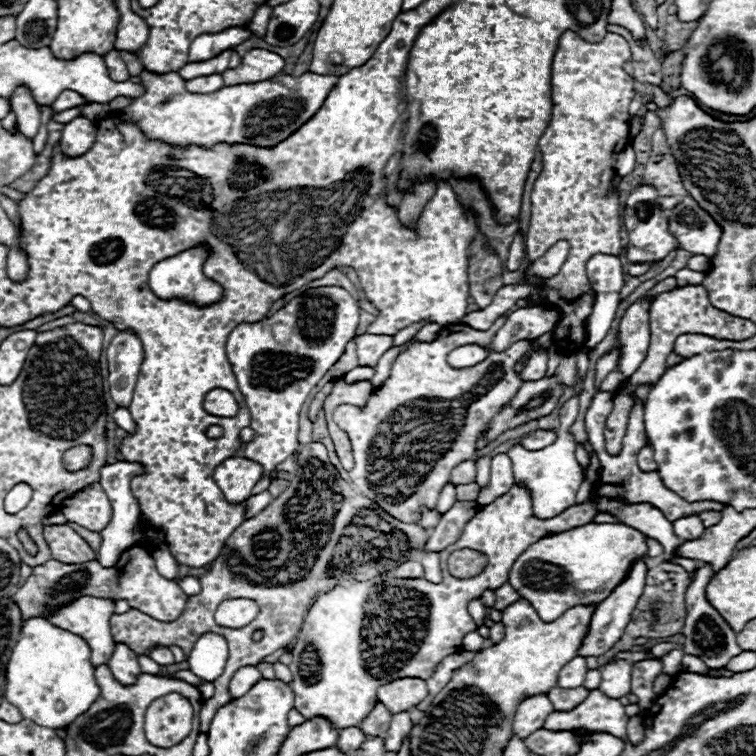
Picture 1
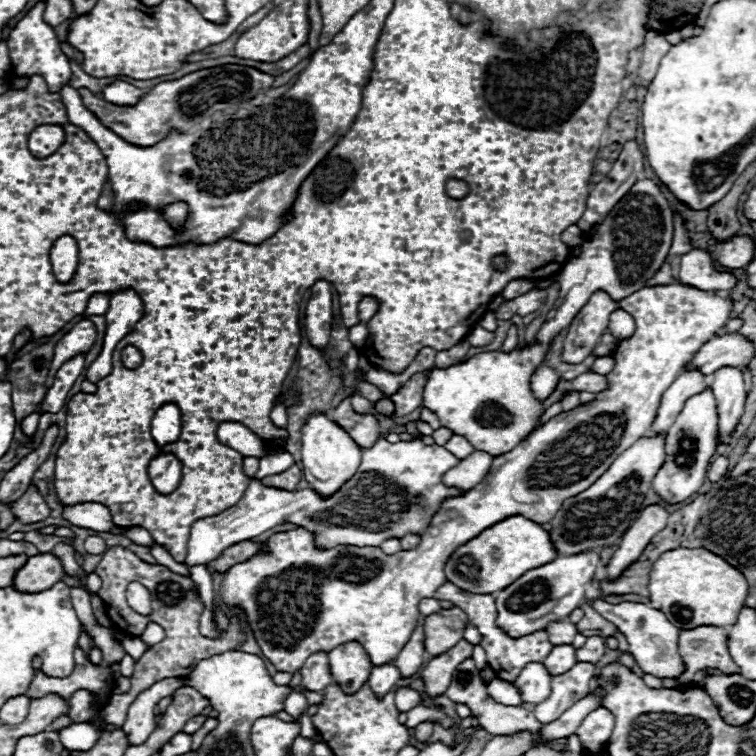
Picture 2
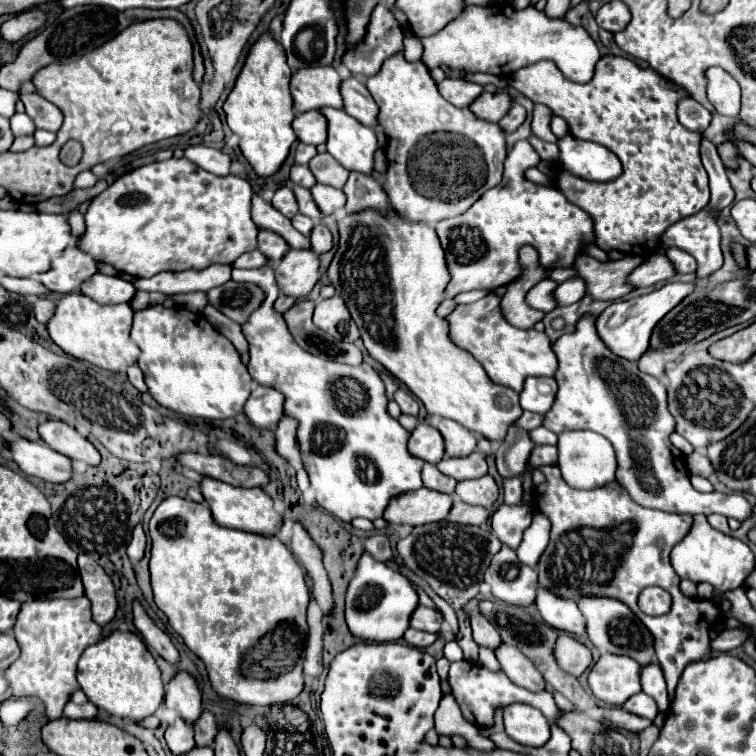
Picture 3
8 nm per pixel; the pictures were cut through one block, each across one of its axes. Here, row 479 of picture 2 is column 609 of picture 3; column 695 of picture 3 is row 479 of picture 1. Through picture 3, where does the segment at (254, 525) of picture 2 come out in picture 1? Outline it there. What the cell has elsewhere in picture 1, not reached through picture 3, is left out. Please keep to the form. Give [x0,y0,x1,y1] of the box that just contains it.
[478,454,514,506]

